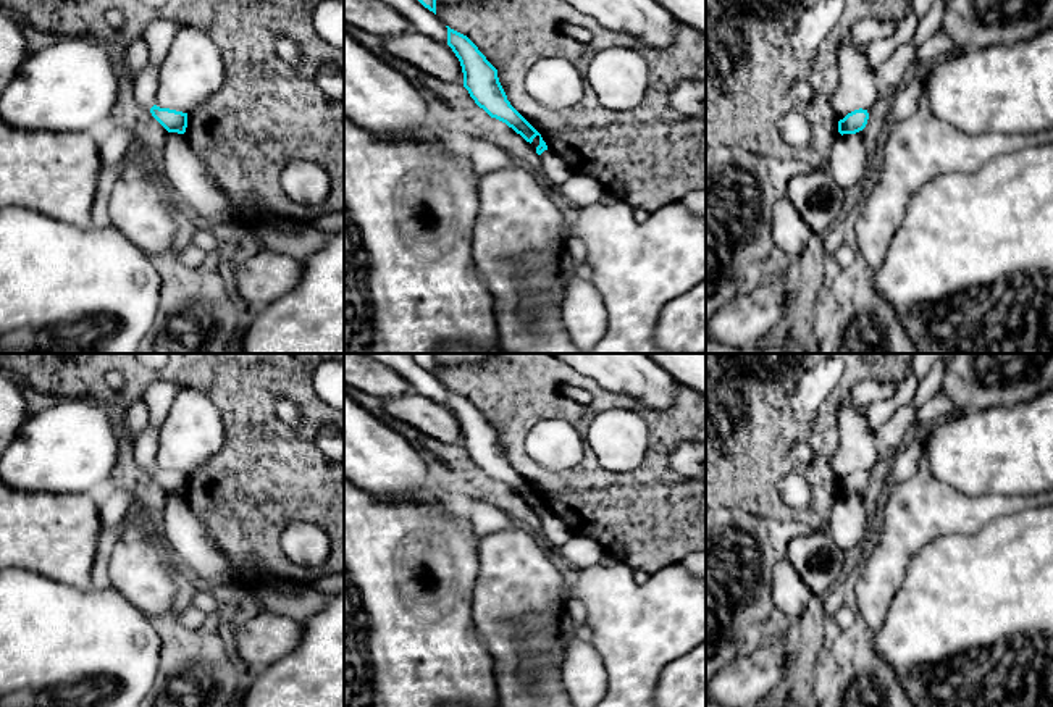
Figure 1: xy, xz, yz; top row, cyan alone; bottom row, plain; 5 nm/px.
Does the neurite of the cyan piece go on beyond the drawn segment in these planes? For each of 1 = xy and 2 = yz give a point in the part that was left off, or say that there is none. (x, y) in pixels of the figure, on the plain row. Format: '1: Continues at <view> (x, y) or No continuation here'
1: No continuation here
2: No continuation here

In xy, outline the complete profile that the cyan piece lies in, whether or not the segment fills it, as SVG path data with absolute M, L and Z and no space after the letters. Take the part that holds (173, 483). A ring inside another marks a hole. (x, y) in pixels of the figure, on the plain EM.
M153 466L150 470L152 478L168 492L184 496L187 489L187 475L160 470Z

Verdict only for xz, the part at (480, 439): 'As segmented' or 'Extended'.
As segmented

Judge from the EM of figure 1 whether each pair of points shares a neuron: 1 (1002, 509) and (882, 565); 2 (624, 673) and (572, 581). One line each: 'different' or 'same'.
1: same
2: same

